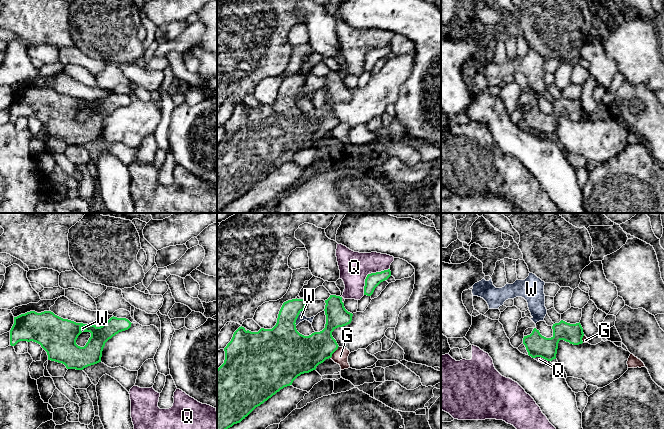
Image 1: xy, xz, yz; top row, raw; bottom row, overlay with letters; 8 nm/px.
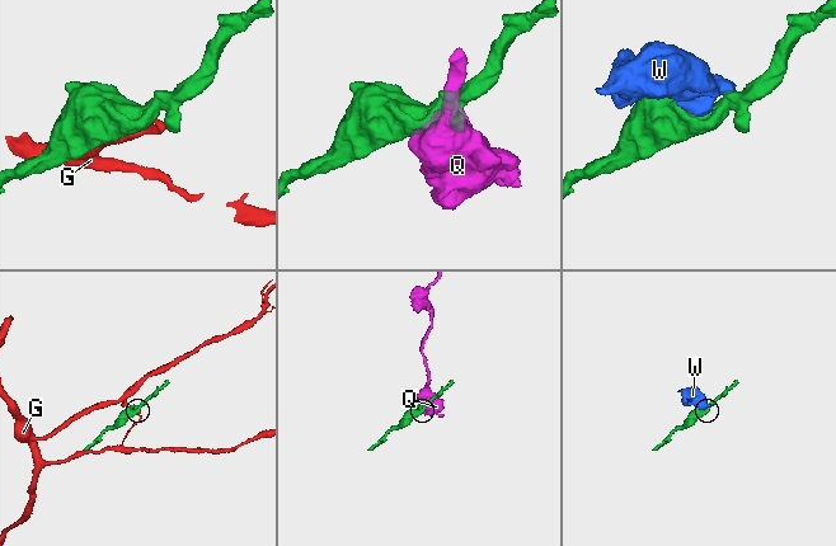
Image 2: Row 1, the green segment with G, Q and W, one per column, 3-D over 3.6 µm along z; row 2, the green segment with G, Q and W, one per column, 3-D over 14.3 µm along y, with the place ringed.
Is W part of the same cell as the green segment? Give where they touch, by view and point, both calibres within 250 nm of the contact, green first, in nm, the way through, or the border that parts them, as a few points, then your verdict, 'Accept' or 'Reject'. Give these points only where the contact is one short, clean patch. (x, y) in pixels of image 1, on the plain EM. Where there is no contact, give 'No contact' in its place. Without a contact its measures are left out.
Touches green at xz (297, 93). Thickness 320 nm (green) against 60 nm. Boundary: xz (304, 84), (300, 88), (295, 101). Reject

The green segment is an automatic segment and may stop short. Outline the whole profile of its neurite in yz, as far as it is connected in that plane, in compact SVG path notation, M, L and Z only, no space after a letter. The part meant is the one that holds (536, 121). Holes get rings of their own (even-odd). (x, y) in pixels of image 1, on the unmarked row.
M563 96L552 102L553 112L546 114L542 112L536 104L530 111L524 112L523 120L526 123L528 131L532 134L541 133L547 137L556 135L558 119L564 116L573 121L582 120L584 112L583 104L579 99L570 100Z

